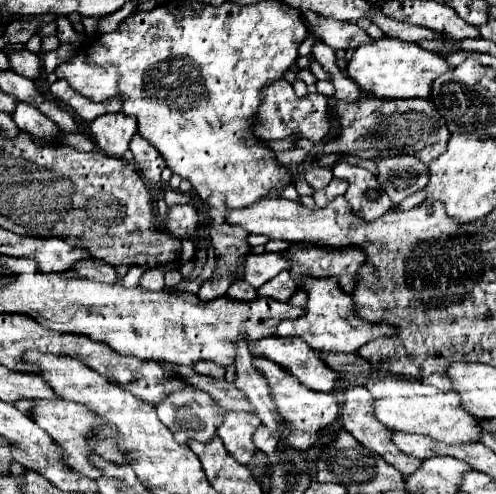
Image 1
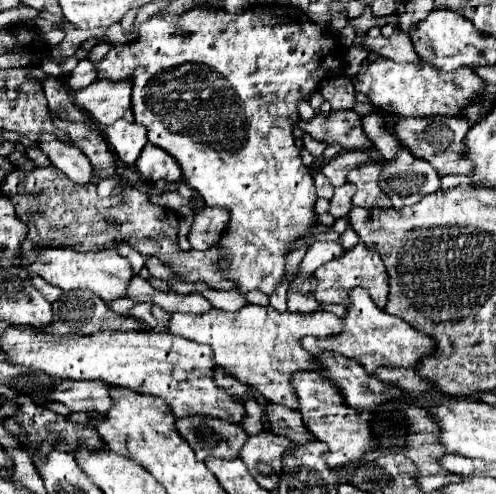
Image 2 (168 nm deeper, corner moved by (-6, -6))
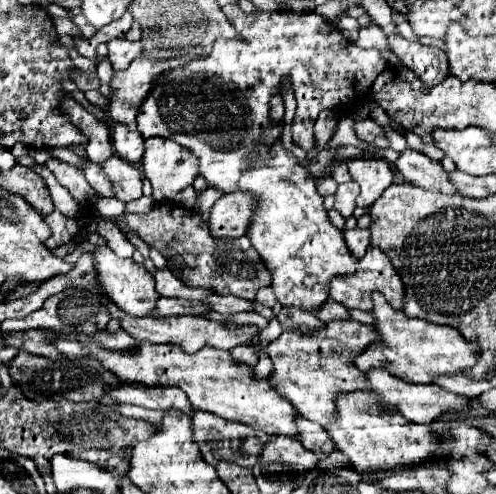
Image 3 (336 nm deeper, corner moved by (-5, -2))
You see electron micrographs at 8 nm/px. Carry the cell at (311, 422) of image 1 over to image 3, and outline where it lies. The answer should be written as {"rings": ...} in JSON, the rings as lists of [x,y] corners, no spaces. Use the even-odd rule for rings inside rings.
{"rings":[[[339,392],[335,398],[337,416],[327,426],[327,434],[333,438],[335,446],[351,460],[351,468],[357,472],[363,470],[387,470],[395,466],[419,464],[423,460],[439,458],[435,450],[435,436],[429,426],[409,422],[395,412],[383,412],[377,406],[377,396],[373,392]]]}

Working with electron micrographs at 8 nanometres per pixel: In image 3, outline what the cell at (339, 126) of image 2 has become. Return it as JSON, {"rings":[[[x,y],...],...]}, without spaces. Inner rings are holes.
{"rings":[[[363,118],[363,120],[357,120],[355,124],[355,134],[359,140],[367,142],[367,144],[373,144],[377,148],[387,148],[387,140],[385,140],[385,134],[383,130],[371,120],[371,118]]]}

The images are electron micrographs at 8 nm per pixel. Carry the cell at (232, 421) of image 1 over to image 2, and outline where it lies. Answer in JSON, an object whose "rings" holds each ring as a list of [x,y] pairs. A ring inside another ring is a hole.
{"rings":[[[262,432],[260,436],[250,436],[248,442],[242,448],[242,460],[248,466],[248,470],[258,476],[258,464],[274,464],[280,462],[284,452],[294,448],[294,442],[286,436],[278,436],[272,432]]]}

